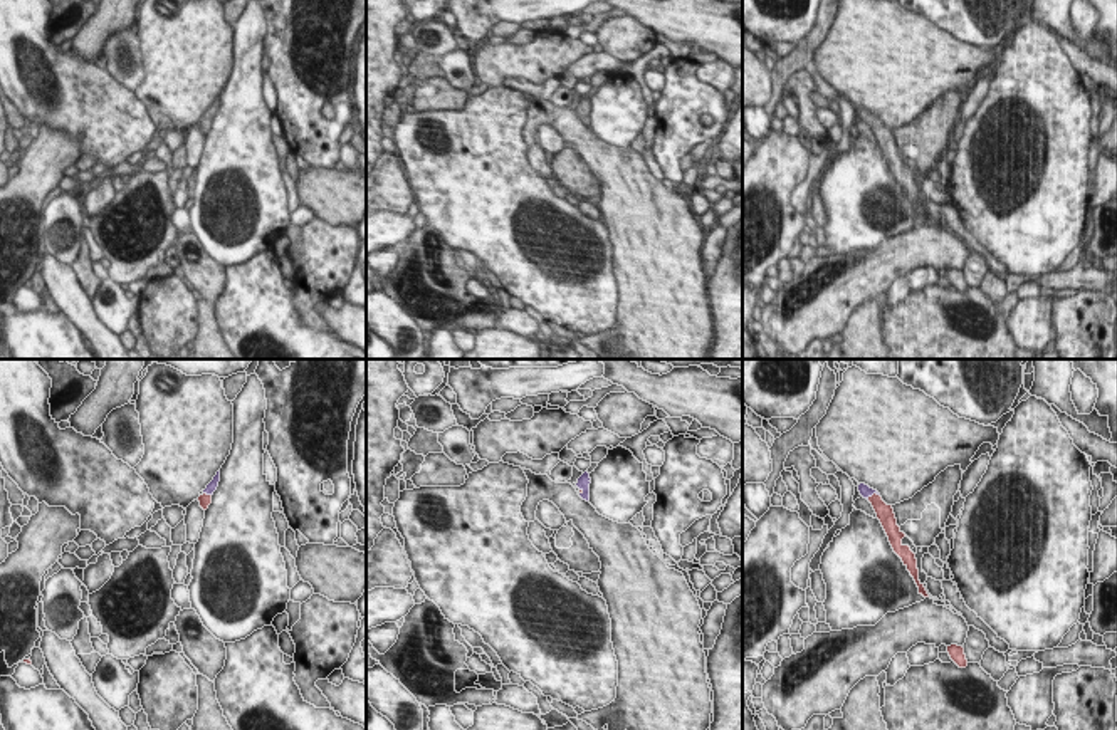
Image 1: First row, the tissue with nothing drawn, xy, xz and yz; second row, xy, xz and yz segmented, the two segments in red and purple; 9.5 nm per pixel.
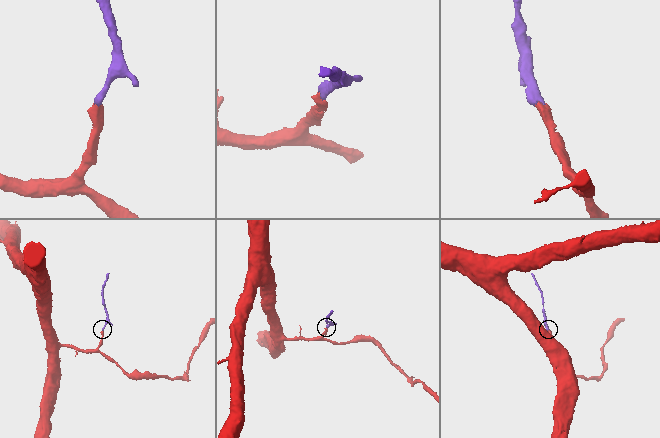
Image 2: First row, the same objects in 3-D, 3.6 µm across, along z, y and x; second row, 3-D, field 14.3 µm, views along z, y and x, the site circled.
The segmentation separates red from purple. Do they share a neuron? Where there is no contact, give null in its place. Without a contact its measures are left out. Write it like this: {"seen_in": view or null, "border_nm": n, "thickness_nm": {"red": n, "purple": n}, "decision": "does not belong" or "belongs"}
{"seen_in": "yz", "border_nm": 140, "thickness_nm": {"red": 160, "purple": 120}, "decision": "belongs"}

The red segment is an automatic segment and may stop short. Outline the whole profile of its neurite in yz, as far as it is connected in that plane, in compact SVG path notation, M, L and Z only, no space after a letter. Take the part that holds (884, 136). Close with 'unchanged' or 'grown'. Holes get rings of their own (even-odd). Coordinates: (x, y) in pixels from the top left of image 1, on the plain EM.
M865 107L858 109L858 116L863 123L867 123L872 128L872 131L877 138L877 143L880 144L894 176L902 183L904 190L914 201L917 211L919 211L919 218L922 218L924 222L929 222L924 208L919 205L915 178L910 175L909 169L902 168L902 163L905 161L905 158L897 149L897 143L895 143L892 129L887 129L882 124L880 117Z | grown

